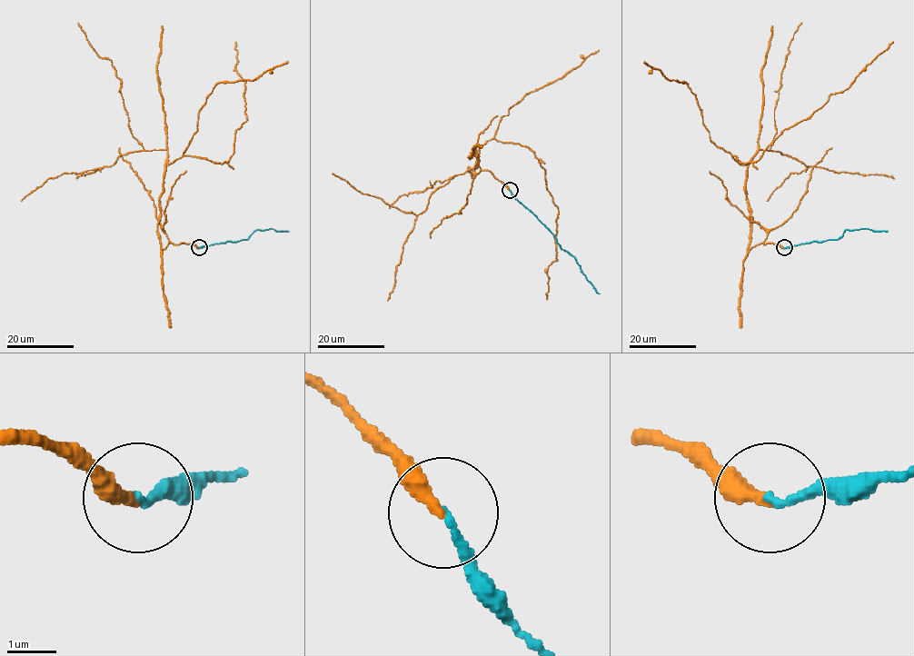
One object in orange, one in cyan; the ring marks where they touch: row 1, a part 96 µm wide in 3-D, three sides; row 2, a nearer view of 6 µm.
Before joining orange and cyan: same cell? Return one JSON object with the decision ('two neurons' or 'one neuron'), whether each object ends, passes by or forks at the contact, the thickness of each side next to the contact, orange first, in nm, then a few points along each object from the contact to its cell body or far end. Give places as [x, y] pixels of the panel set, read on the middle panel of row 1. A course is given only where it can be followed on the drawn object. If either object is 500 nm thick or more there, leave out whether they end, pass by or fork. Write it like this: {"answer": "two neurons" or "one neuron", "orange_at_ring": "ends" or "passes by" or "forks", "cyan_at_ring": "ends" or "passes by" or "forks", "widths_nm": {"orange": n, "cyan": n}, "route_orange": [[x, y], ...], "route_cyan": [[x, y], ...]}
{"answer": "one neuron", "orange_at_ring": "ends", "cyan_at_ring": "ends", "widths_nm": {"orange": 300, "cyan": 150}, "route_orange": [[510, 190], [469, 157], [492, 139], [533, 152], [558, 209], [546, 300]], "route_cyan": [[510, 190], [553, 234], [561, 249], [574, 258], [581, 271], [600, 293]]}

